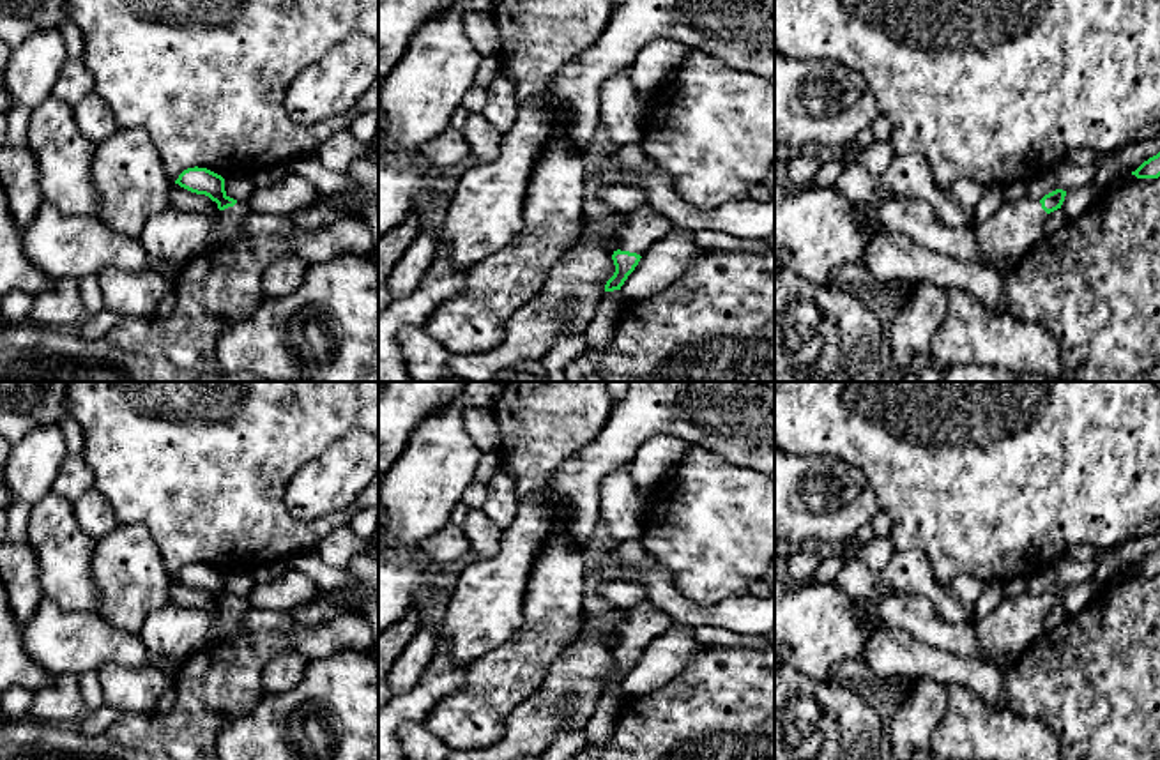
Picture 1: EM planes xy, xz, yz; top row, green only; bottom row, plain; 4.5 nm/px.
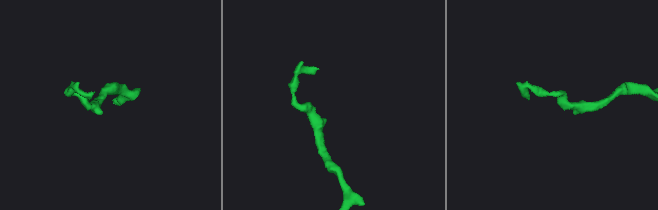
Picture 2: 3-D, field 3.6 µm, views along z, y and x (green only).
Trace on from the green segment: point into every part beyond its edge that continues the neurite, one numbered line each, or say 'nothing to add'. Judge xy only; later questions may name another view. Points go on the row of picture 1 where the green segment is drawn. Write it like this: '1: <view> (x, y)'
1: xy (230, 221)

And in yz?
1: yz (1015, 227)

